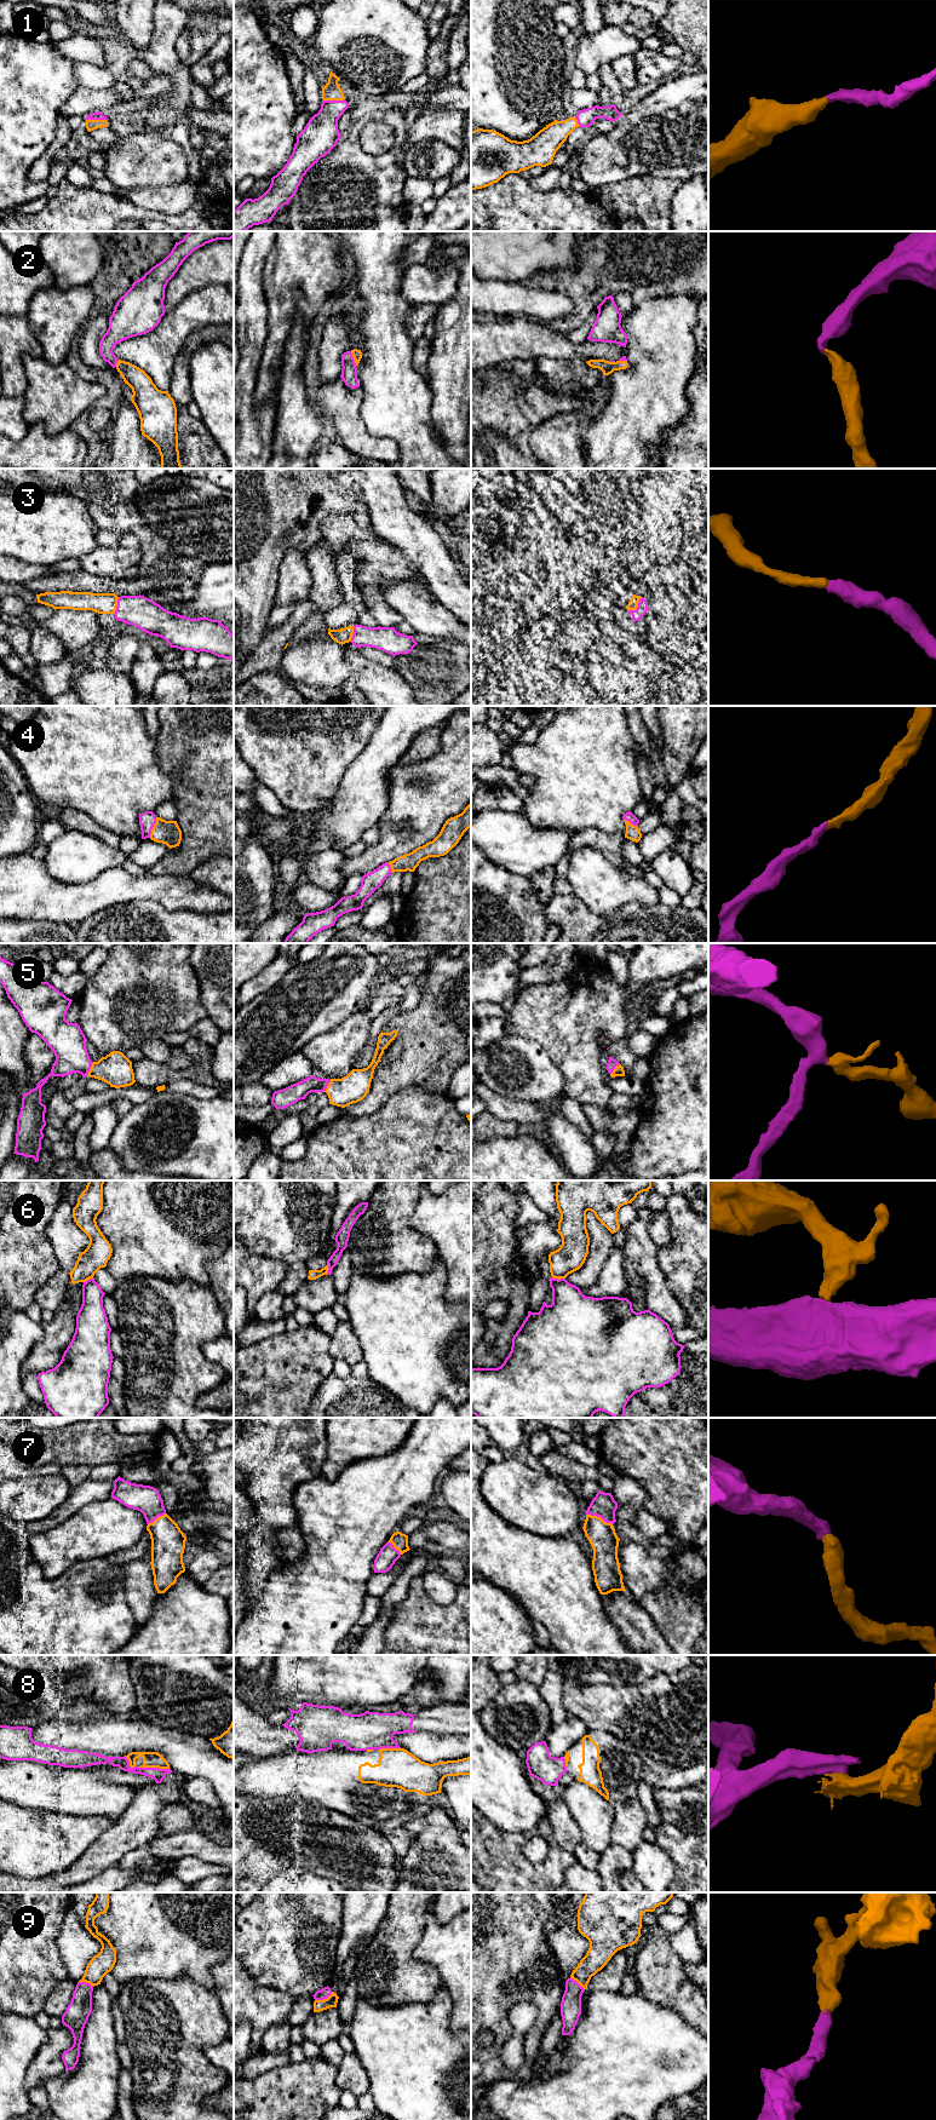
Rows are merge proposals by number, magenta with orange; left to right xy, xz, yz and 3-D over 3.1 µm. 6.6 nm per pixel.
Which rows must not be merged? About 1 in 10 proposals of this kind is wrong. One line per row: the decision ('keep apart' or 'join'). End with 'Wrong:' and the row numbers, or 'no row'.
1: join
2: join
3: join
4: join
5: join
6: keep apart
7: join
8: keep apart
9: join
Wrong: 6, 8

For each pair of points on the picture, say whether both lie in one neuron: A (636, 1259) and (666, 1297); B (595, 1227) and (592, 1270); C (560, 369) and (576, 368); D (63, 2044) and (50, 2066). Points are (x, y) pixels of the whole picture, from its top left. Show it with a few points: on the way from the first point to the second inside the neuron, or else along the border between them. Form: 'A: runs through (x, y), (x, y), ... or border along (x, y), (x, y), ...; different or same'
A: runs through (645, 1269), (654, 1277), (656, 1287); same
B: runs through (595, 1237), (593, 1259); same
C: runs through (563, 369), (573, 369); same
D: runs through (58, 2049), (55, 2052), (55, 2061); same

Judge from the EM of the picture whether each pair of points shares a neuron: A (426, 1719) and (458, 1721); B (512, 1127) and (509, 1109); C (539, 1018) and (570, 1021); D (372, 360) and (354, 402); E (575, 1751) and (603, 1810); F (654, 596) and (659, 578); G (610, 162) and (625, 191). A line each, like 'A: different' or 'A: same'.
A: same
B: different
C: same
D: different
E: different
F: different
G: different

